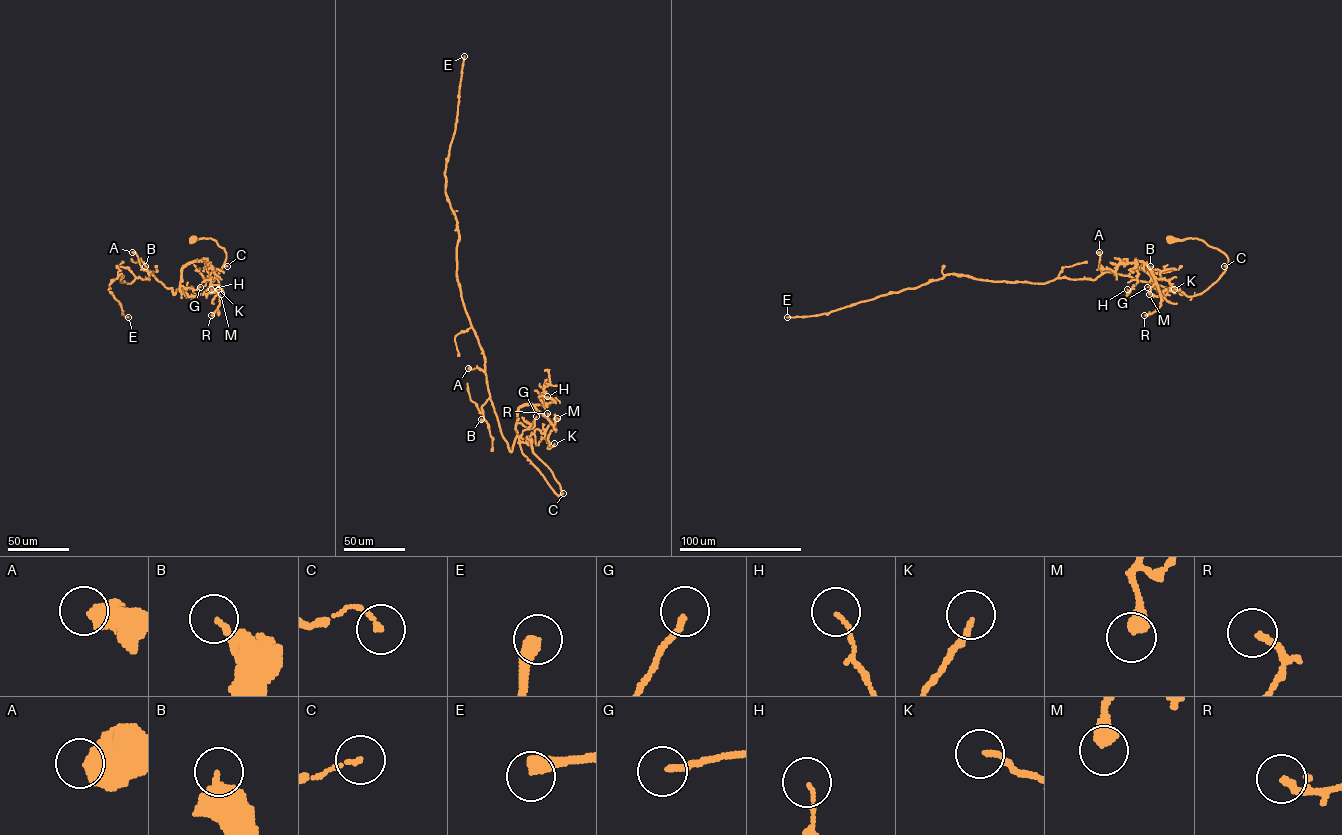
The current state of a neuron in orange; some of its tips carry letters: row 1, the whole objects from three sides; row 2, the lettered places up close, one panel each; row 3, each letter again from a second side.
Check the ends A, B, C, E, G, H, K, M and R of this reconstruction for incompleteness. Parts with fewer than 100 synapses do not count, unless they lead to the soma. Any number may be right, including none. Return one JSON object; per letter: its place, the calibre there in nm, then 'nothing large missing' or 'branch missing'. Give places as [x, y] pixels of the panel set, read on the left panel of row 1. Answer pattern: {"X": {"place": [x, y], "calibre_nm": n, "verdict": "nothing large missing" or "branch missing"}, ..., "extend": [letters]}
{"A": {"place": [132, 252], "calibre_nm": 600, "verdict": "nothing large missing"}, "B": {"place": [145, 266], "calibre_nm": 240, "verdict": "nothing large missing"}, "C": {"place": [227, 266], "calibre_nm": 130, "verdict": "nothing large missing"}, "E": {"place": [128, 317], "calibre_nm": 440, "verdict": "branch missing"}, "G": {"place": [200, 287], "calibre_nm": 170, "verdict": "nothing large missing"}, "H": {"place": [211, 289], "calibre_nm": 100, "verdict": "nothing large missing"}, "K": {"place": [218, 289], "calibre_nm": 160, "verdict": "nothing large missing"}, "M": {"place": [221, 294], "calibre_nm": 420, "verdict": "nothing large missing"}, "R": {"place": [211, 315], "calibre_nm": 170, "verdict": "nothing large missing"}, "extend": ["E"]}

